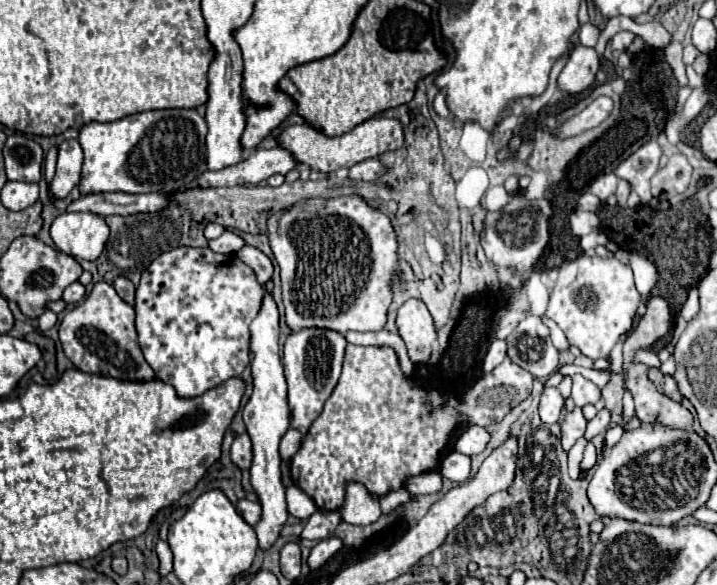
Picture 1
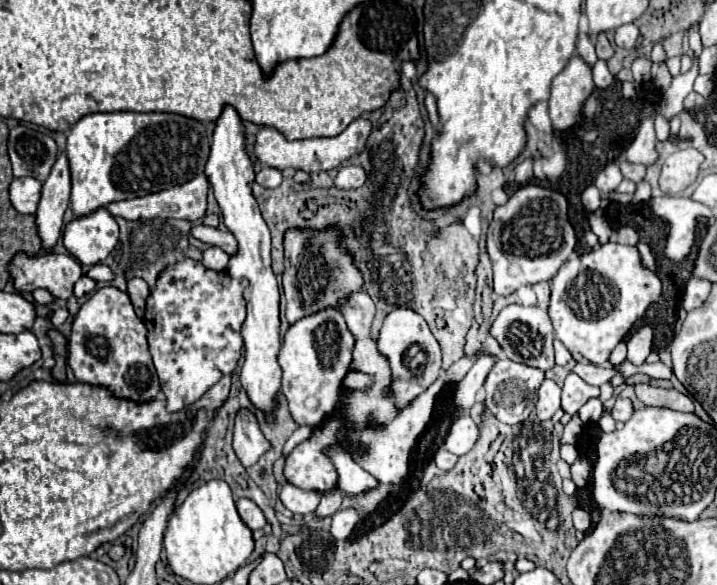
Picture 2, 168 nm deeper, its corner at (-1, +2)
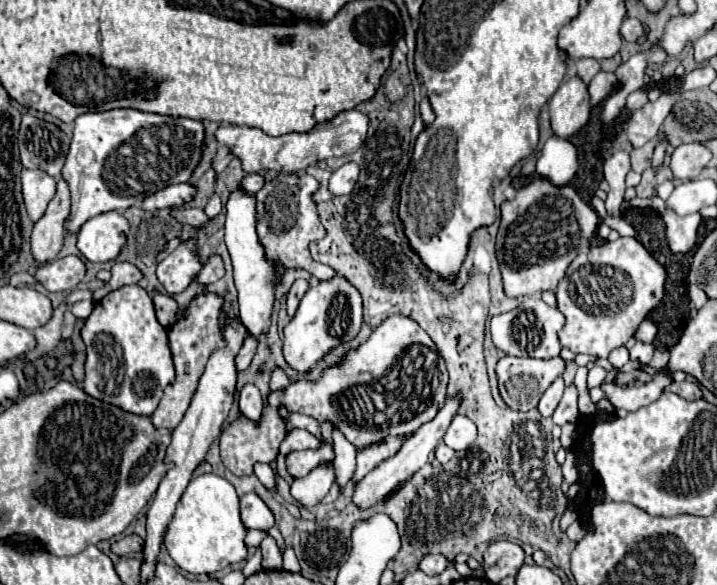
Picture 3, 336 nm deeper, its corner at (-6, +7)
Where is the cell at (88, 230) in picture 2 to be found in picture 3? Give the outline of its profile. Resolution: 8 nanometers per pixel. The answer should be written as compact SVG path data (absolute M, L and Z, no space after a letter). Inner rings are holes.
M119 211L95 215L77 233L77 249L95 263L113 261L129 233L129 223Z

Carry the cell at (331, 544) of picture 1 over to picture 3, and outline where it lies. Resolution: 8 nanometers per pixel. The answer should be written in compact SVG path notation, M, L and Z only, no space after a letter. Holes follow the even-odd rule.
M455 393L455 395L447 397L447 399L445 399L445 405L437 411L435 419L423 423L423 425L411 435L411 439L407 439L407 443L403 443L403 447L399 449L399 455L395 455L395 457L391 457L391 459L379 463L379 467L375 467L375 471L371 471L369 475L365 475L365 477L357 483L355 493L353 493L353 505L357 505L359 509L369 509L369 507L375 505L377 501L381 501L391 489L395 489L399 483L407 481L415 471L419 471L419 469L427 463L431 451L433 451L433 449L439 445L439 441L443 439L447 427L451 425L451 419L457 415L459 405L461 405L461 393Z

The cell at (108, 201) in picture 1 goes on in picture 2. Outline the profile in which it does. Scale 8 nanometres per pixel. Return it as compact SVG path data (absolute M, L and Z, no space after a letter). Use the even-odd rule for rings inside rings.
M196 176L194 180L150 194L150 196L142 196L142 198L132 198L132 200L122 200L122 202L112 202L108 206L108 212L112 216L122 216L126 220L152 220L152 218L182 218L182 220L190 220L196 222L200 218L204 218L204 210L206 210L206 194L208 194L208 180L206 176Z

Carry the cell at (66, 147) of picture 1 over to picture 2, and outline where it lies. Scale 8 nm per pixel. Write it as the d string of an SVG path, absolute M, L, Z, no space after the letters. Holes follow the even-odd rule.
M62 154L48 180L42 186L42 198L36 210L36 226L44 250L52 250L62 232L62 218L70 202L70 168L68 158Z

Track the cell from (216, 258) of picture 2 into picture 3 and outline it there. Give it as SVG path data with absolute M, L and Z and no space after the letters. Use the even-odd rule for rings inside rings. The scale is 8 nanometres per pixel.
M213 253L213 255L203 263L203 269L201 269L201 273L199 273L199 281L201 281L203 285L209 285L209 283L219 281L223 275L225 275L225 263L223 263L221 255Z

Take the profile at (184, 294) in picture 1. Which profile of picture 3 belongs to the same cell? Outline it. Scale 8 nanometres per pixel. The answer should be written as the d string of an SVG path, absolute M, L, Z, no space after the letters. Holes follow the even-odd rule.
M205 291L201 295L195 295L189 307L183 309L181 317L173 325L167 327L169 349L171 349L171 357L175 365L175 381L165 389L165 395L153 413L155 427L167 427L167 429L177 427L177 423L183 419L197 391L197 385L199 385L199 379L203 375L203 367L207 365L209 355L227 345L227 341L223 339L223 323L221 323L223 305L225 305L225 299L221 295Z

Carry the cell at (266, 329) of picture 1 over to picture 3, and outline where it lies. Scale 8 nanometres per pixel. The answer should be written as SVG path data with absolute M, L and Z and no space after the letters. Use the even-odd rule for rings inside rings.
M233 189L225 205L225 243L233 261L235 287L239 291L239 319L249 335L261 337L269 333L273 303L275 303L275 267L267 257L267 251L257 235L257 211L255 211L255 193L245 189Z

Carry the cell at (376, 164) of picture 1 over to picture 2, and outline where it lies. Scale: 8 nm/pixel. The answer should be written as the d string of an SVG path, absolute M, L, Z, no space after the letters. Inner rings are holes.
M342 166L334 178L334 186L340 190L360 188L366 182L366 172L362 166Z

